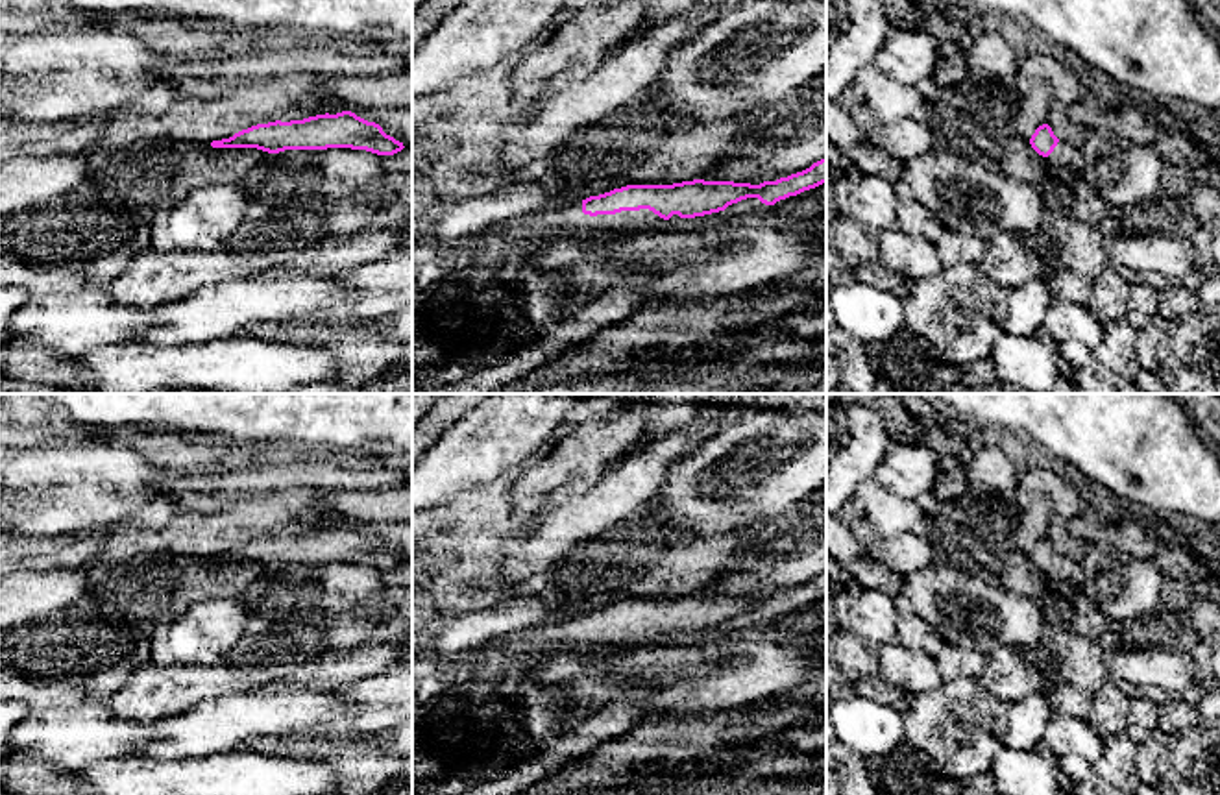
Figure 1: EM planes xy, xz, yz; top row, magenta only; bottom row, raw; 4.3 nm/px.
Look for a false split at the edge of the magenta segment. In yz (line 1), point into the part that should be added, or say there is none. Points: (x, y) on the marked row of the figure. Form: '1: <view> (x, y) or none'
1: yz (1063, 154)

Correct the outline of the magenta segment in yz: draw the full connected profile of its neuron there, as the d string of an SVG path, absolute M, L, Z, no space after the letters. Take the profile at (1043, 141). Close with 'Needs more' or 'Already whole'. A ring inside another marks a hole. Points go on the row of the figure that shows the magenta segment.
M1043 124L1035 129L1030 139L1031 148L1043 155L1048 165L1068 166L1070 170L1081 174L1083 170L1083 153L1080 148L1061 142L1048 124Z. Needs more

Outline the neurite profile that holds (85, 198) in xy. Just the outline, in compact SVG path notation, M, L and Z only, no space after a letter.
M137 141L92 153L87 179L48 205L96 218L128 214L152 224L161 209L177 205L198 189L237 185L268 155L257 148L213 148L211 142Z

